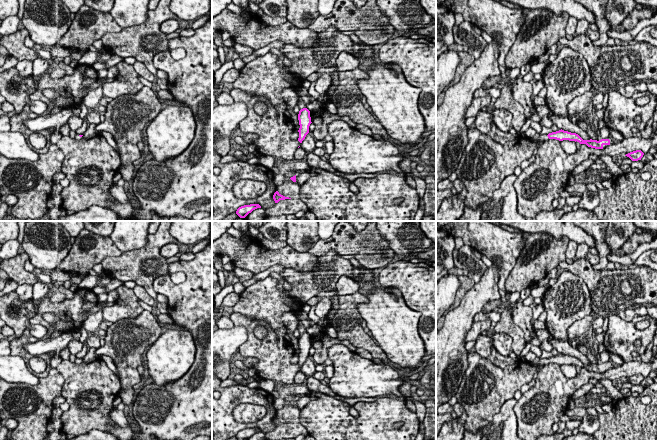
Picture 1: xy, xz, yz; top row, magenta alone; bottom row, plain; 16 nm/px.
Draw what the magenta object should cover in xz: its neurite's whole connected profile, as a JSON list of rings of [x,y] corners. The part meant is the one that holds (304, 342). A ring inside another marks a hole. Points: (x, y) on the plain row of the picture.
[[[298,320],[298,330],[299,330],[299,338],[298,338],[298,344],[300,352],[298,354],[299,356],[299,362],[298,365],[302,367],[302,365],[305,363],[306,359],[309,357],[309,350],[312,347],[311,341],[310,341],[310,335],[306,332],[304,325],[300,320]]]

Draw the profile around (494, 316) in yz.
[[[487,310],[485,313],[483,313],[482,311],[477,313],[473,318],[473,322],[486,321],[487,319],[490,319],[491,321],[497,323],[500,318],[500,313],[495,312],[493,310]]]

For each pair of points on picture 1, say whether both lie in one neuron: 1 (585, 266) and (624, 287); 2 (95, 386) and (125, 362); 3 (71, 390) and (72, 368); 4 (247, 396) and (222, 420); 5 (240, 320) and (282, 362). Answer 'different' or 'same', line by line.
1: same
2: different
3: same
4: same
5: same

